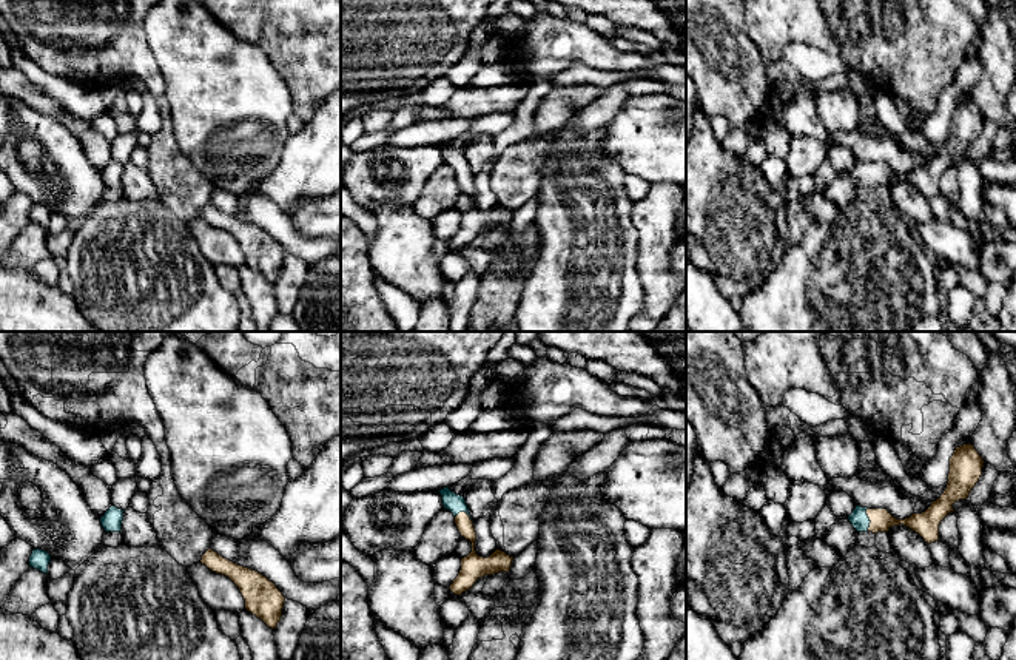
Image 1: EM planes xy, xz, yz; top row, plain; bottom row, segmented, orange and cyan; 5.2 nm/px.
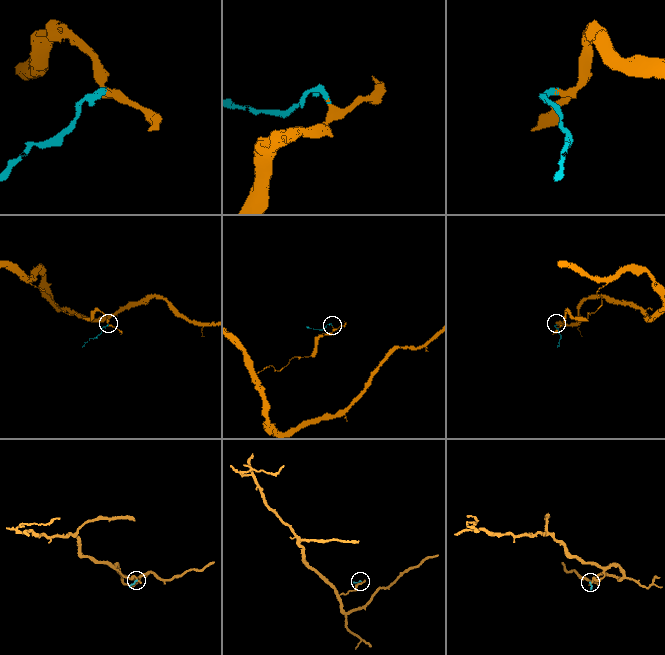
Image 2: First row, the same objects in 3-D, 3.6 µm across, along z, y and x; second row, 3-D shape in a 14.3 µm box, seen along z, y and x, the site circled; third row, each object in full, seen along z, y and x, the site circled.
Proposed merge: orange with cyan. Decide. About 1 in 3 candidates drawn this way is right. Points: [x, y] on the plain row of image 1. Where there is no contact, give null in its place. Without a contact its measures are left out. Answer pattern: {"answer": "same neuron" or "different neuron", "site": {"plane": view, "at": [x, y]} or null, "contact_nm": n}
{"answer": "same neuron", "site": {"plane": "yz", "at": [870, 175]}, "contact_nm": 130}

